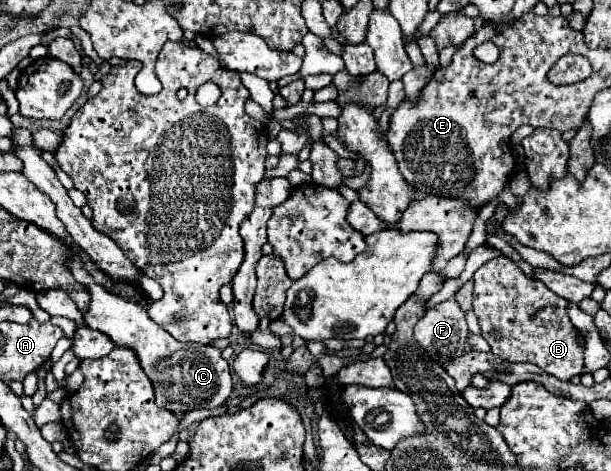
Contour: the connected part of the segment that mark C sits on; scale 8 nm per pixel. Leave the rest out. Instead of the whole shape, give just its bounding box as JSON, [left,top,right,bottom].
[65,255,233,415]

